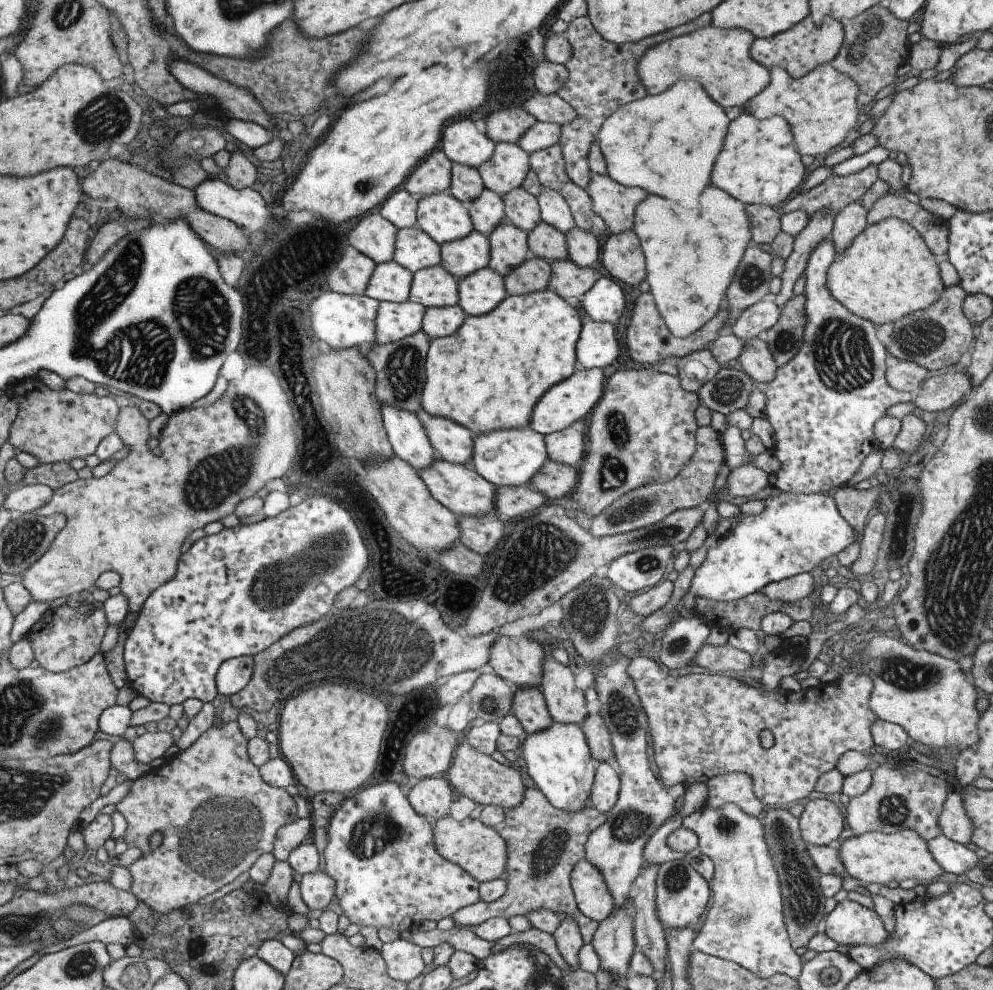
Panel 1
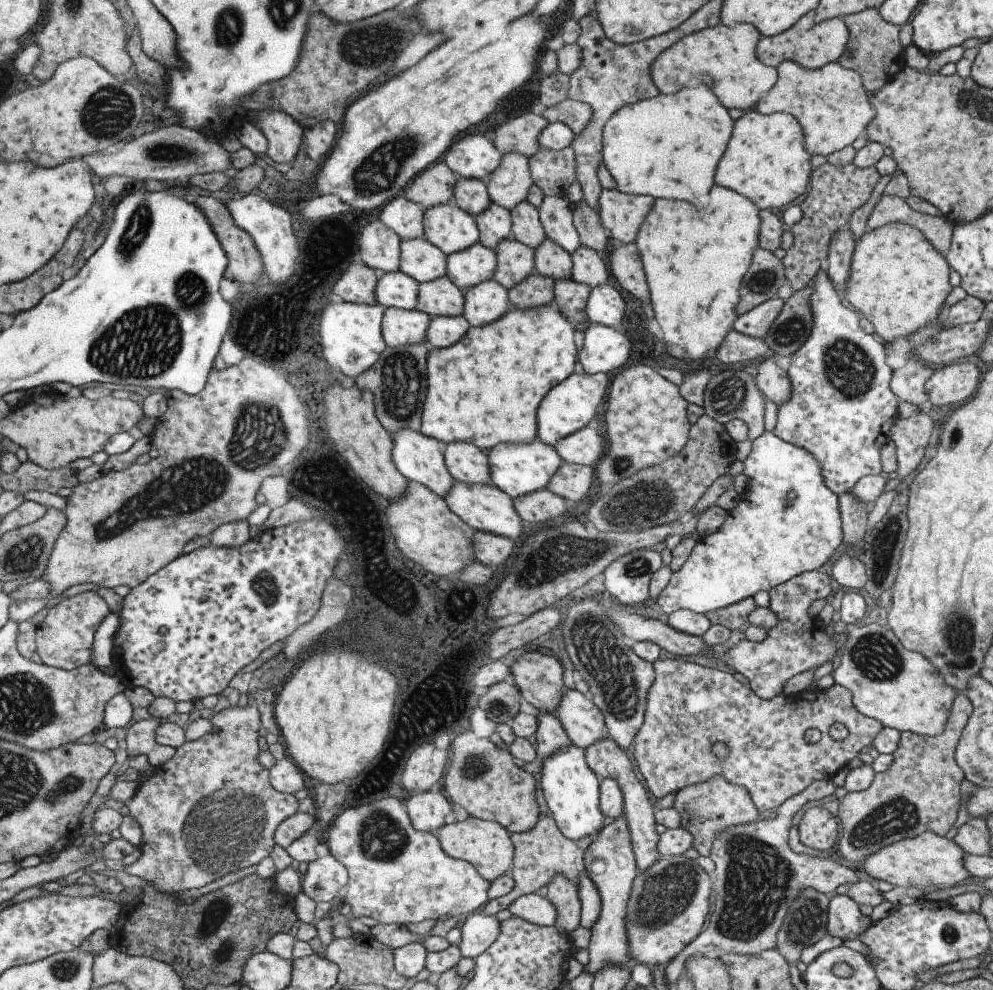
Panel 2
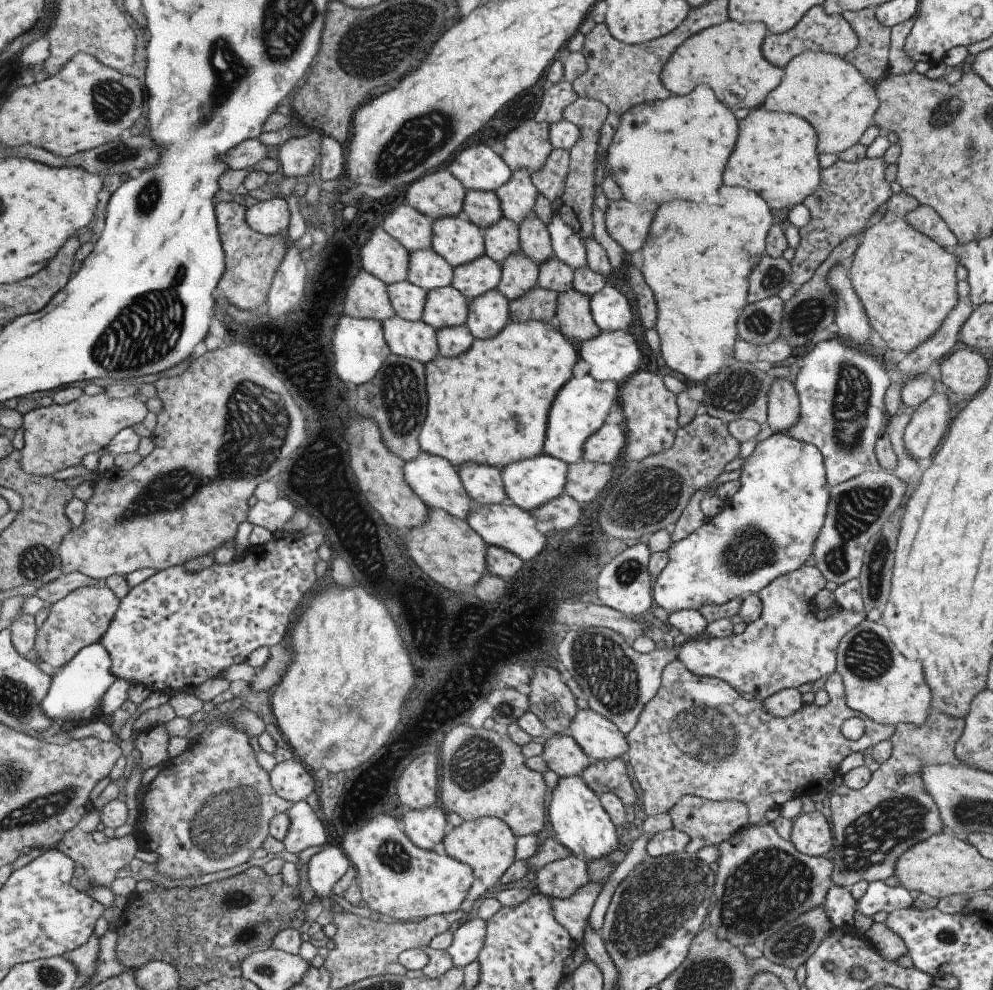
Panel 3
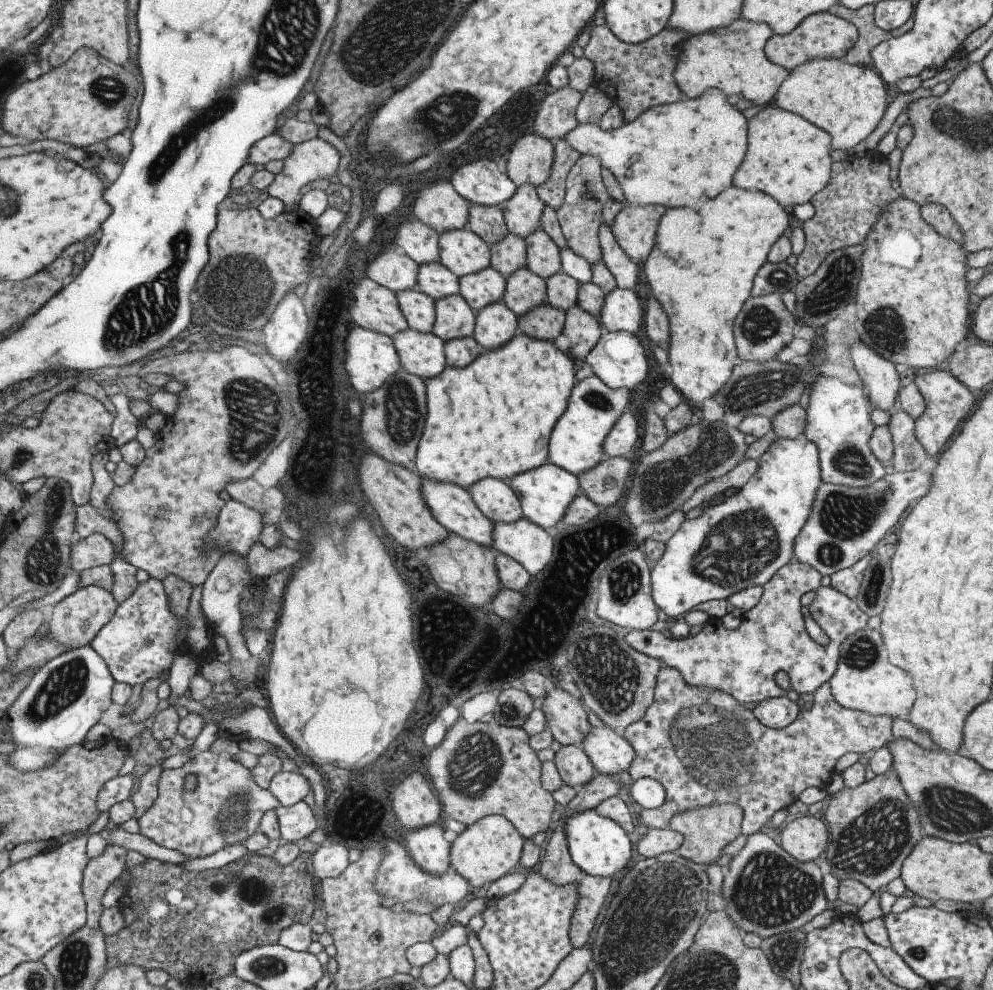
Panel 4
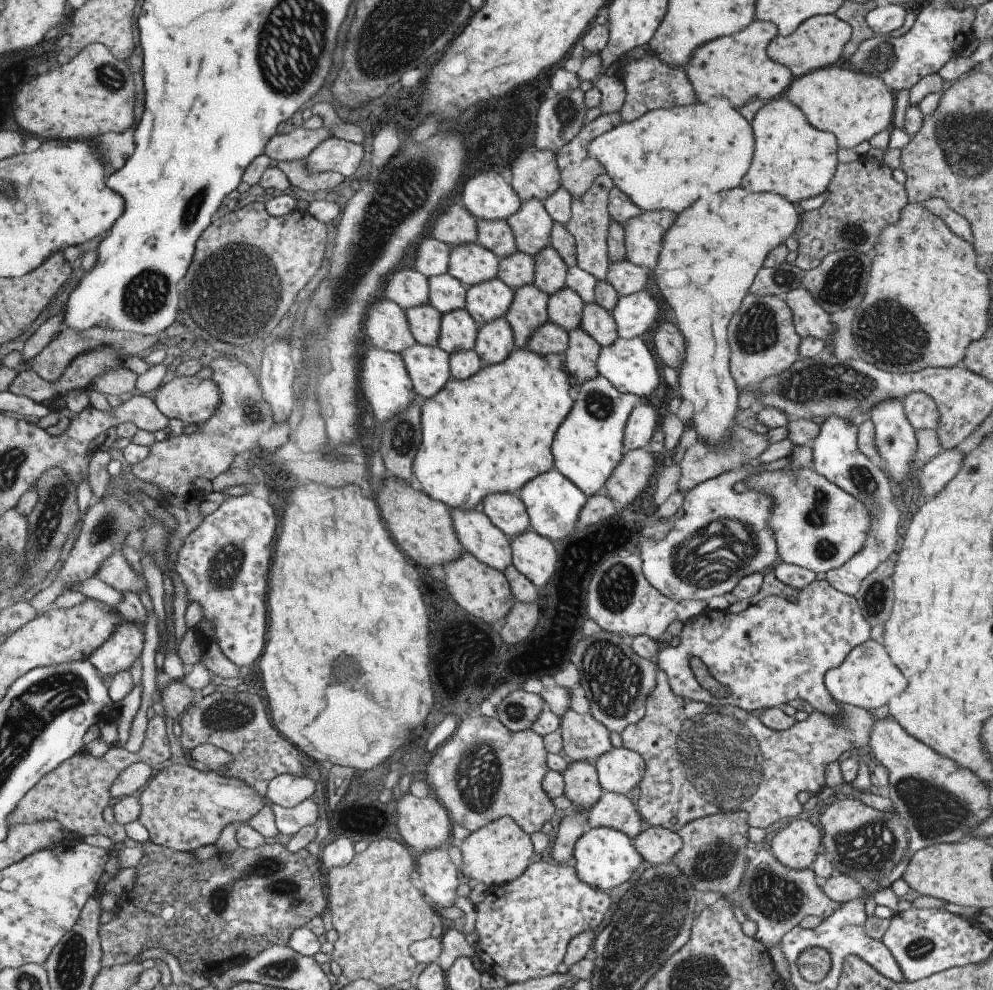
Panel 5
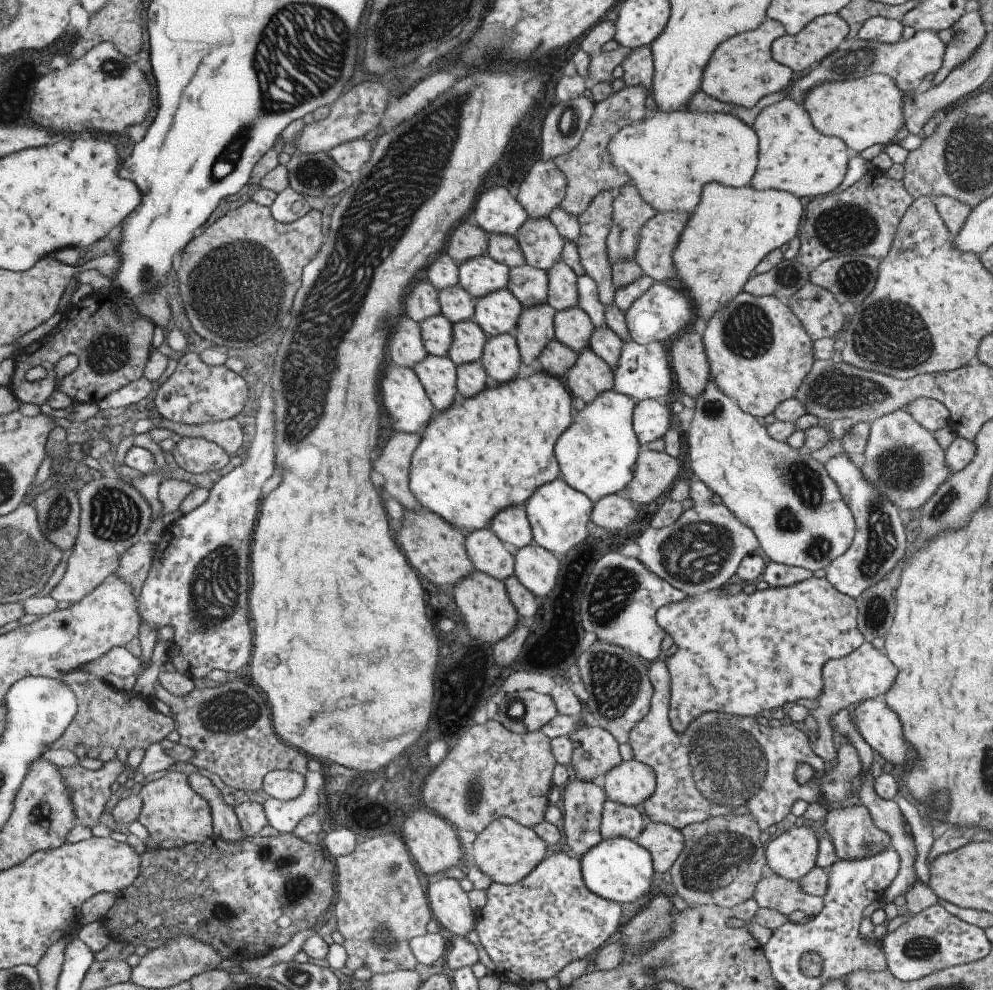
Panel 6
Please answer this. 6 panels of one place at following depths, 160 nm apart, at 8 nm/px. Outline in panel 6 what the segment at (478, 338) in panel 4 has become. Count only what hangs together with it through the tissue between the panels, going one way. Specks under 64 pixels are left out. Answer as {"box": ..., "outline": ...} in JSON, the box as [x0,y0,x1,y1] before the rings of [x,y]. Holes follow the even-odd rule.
{"box":[478,333,520,384],"outline":[[[507,333],[487,338],[478,364],[495,382],[503,384],[516,378],[520,361],[513,333]]]}

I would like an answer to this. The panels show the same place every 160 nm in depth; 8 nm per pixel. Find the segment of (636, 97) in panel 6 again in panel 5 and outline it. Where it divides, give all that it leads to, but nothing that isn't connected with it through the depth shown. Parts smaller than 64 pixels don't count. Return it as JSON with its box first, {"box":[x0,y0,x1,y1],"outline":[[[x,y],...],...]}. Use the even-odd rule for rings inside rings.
{"box":[555,112,621,201],"outline":[[[619,112],[601,114],[595,120],[585,122],[574,139],[555,152],[560,185],[567,190],[571,201],[583,196],[595,178],[605,173],[605,168],[587,154],[589,142],[621,123]]]}

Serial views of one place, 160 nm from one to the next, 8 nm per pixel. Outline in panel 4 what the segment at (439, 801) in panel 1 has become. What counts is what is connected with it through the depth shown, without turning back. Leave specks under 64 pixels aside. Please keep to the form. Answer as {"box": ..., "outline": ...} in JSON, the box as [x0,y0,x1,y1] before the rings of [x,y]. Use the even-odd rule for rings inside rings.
{"box":[405,823,450,875],"outline":[[[441,823],[407,829],[405,846],[414,863],[425,872],[440,875],[450,868],[450,843],[443,838]]]}

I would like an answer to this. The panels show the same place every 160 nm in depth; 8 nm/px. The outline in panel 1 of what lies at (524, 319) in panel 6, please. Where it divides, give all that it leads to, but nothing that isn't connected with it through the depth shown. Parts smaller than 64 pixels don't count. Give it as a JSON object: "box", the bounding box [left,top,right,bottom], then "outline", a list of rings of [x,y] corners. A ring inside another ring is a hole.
{"box":[486,222,526,277],"outline":[[[501,222],[486,235],[489,245],[488,267],[504,277],[526,256],[526,233],[513,223]]]}

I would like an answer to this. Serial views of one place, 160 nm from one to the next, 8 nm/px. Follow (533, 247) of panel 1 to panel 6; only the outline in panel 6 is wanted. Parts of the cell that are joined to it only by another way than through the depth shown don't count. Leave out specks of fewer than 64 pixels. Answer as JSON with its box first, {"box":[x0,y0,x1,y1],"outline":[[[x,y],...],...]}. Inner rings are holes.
{"box":[554,306,595,355],"outline":[[[577,306],[554,312],[554,339],[561,342],[563,346],[569,348],[576,355],[583,348],[589,347],[589,338],[591,338],[593,330],[595,328],[591,324],[591,320]]]}

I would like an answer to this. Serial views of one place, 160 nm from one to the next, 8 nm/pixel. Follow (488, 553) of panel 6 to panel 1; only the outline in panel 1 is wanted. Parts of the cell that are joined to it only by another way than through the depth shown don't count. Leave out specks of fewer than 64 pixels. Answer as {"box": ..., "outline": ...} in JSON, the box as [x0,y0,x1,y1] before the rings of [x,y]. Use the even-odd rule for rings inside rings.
{"box":[380,402,439,472],"outline":[[[384,402],[380,404],[380,413],[394,455],[404,460],[415,472],[439,458],[415,413]]]}

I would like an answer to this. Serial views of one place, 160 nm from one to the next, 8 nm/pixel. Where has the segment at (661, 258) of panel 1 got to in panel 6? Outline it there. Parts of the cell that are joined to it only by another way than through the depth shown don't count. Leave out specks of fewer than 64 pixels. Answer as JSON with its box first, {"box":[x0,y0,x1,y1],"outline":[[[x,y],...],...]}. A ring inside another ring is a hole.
{"box":[673,185,854,573],"outline":[[[704,185],[701,200],[673,248],[675,276],[693,302],[694,318],[709,320],[717,310],[737,296],[753,268],[769,253],[797,235],[803,206],[799,198],[784,191],[757,191],[748,185],[725,188]],[[709,377],[703,392],[694,399],[695,412],[686,431],[689,468],[693,476],[717,495],[721,504],[741,524],[751,528],[763,554],[773,563],[803,568],[810,573],[825,569],[835,558],[844,554],[854,536],[853,516],[824,466],[812,458],[807,450],[795,450],[787,446],[787,442],[771,440],[765,424],[741,411],[731,398],[721,394],[713,378]]]}

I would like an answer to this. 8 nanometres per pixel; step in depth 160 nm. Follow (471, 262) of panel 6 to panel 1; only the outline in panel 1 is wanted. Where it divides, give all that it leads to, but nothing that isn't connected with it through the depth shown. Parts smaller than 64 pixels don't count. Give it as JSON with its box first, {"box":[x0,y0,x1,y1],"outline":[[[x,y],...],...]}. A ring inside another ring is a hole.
{"box":[415,190,473,245],"outline":[[[447,190],[423,196],[417,201],[415,226],[438,245],[466,237],[473,228],[465,205]]]}

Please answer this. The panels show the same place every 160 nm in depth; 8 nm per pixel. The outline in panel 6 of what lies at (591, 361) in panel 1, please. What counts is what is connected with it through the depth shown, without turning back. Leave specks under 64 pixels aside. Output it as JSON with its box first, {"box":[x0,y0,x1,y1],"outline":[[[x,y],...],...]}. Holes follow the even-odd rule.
{"box":[613,342,671,402],"outline":[[[625,342],[619,352],[619,365],[613,366],[613,390],[634,402],[644,399],[657,399],[669,393],[671,388],[671,364],[667,362],[669,352],[660,343],[638,344]]]}

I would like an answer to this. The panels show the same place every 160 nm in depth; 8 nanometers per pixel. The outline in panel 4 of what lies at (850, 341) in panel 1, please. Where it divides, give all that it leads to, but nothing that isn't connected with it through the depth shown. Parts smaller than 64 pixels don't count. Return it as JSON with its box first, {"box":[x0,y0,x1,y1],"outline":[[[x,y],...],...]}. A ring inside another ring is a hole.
{"box":[802,375,885,488],"outline":[[[826,375],[817,378],[817,382],[809,386],[807,422],[802,436],[817,448],[822,483],[865,488],[885,476],[884,468],[871,454],[867,444],[875,428],[869,420],[869,414],[874,408],[869,406],[870,401],[867,400],[863,386],[862,383],[859,386],[849,386],[836,377]]]}

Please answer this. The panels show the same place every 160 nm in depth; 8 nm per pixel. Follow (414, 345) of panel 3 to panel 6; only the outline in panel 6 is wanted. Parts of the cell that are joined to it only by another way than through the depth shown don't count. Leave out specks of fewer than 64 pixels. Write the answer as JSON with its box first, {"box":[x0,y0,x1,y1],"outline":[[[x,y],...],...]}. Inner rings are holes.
{"box":[412,355,458,411],"outline":[[[427,355],[423,362],[413,366],[412,372],[421,382],[435,411],[449,408],[449,404],[458,399],[456,366],[447,356]]]}

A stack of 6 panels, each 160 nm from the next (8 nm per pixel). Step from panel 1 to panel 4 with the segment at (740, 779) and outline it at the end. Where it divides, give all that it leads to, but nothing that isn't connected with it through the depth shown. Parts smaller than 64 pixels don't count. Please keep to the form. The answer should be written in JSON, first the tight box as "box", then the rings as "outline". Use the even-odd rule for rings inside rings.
{"box":[667,803,742,865],"outline":[[[713,803],[704,807],[693,807],[674,813],[667,828],[682,836],[682,844],[676,849],[682,858],[701,865],[715,864],[722,849],[740,834],[742,811],[732,803]]]}

